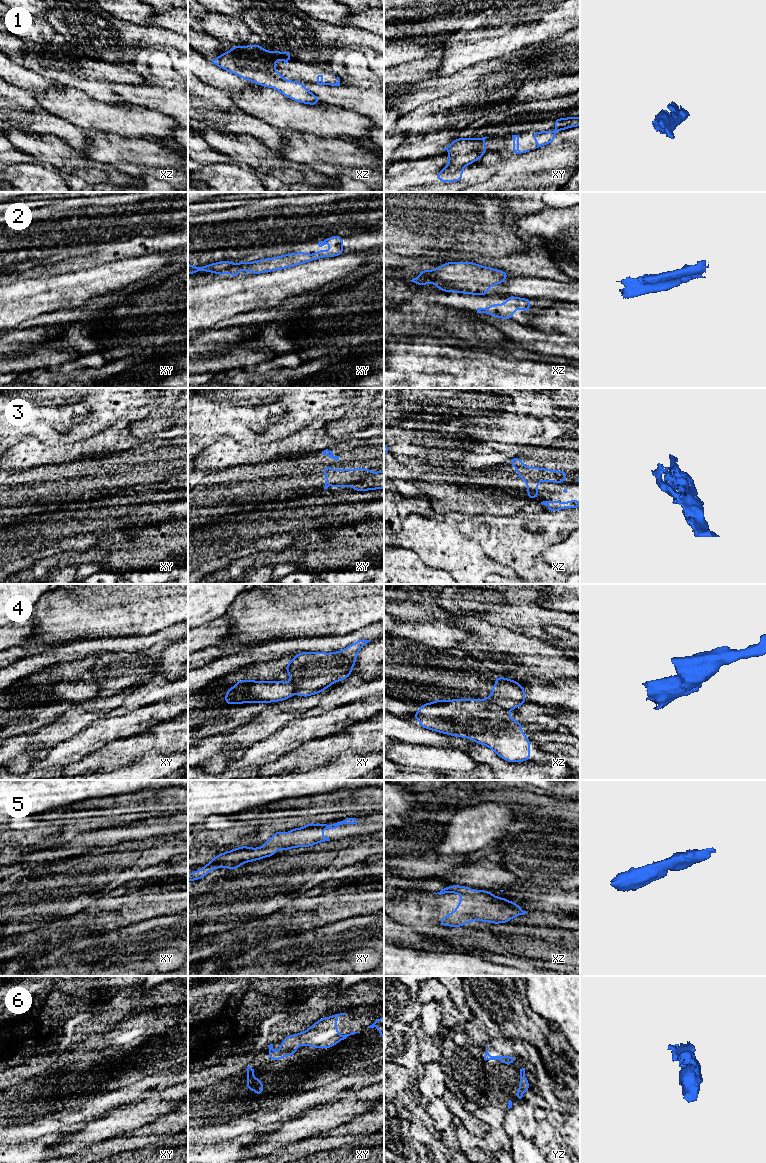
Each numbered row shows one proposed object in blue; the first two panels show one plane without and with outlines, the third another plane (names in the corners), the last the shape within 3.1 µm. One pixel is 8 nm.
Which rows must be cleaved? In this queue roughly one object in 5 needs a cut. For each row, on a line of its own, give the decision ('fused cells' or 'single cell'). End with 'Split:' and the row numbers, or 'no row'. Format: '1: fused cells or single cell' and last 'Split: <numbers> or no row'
1: single cell
2: single cell
3: single cell
4: fused cells
5: single cell
6: single cell
Split: 4

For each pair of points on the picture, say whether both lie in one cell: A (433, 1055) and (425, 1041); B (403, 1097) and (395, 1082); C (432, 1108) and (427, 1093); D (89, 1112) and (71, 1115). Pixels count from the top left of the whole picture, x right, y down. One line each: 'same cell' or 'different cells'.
A: same cell
B: different cells
C: different cells
D: same cell

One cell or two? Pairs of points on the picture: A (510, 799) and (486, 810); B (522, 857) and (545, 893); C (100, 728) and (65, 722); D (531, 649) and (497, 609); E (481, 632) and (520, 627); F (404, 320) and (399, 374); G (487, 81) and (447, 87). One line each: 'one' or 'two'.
A: two
B: two
C: two
D: two
E: two
F: two
G: two

